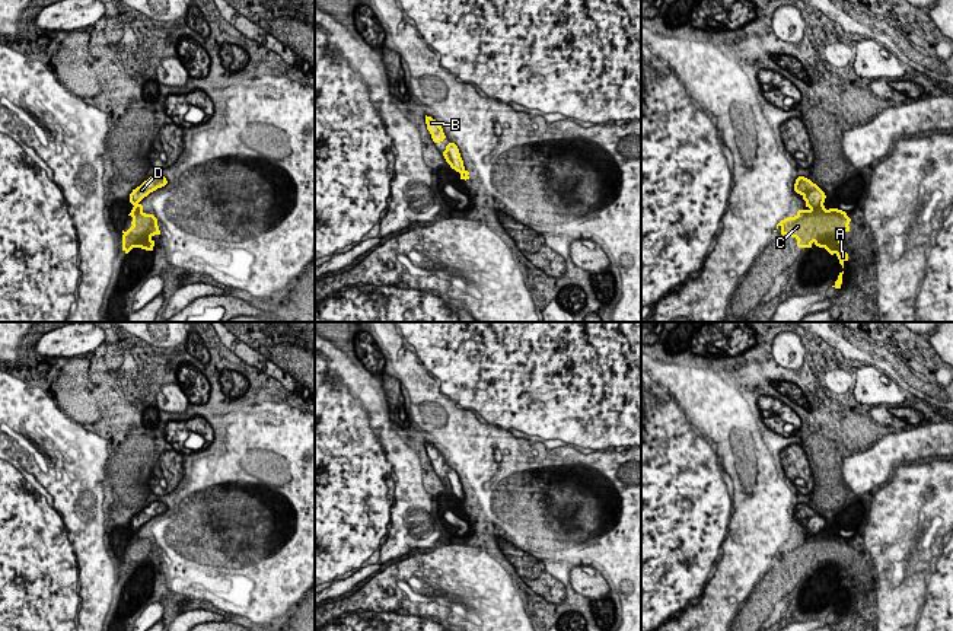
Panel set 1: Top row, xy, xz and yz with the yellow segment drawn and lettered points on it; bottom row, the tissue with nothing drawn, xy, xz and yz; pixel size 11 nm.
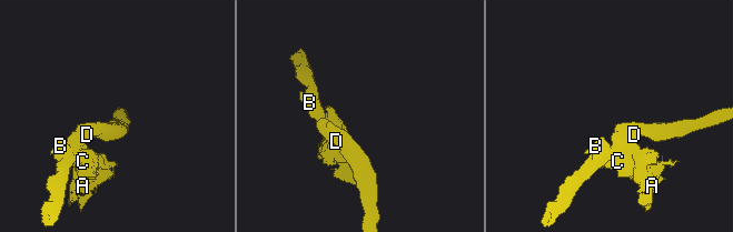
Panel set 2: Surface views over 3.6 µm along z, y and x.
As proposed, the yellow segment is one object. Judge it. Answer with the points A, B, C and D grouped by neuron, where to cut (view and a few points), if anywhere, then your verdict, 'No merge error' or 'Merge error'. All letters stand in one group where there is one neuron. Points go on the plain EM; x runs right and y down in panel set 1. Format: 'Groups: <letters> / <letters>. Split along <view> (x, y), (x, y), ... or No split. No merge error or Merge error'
Groups: A C / B D. Split along yz (822, 529), (810, 537). Merge error

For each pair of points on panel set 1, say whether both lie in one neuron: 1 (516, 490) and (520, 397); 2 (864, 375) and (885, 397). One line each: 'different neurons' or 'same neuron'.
1: same neuron
2: same neuron

